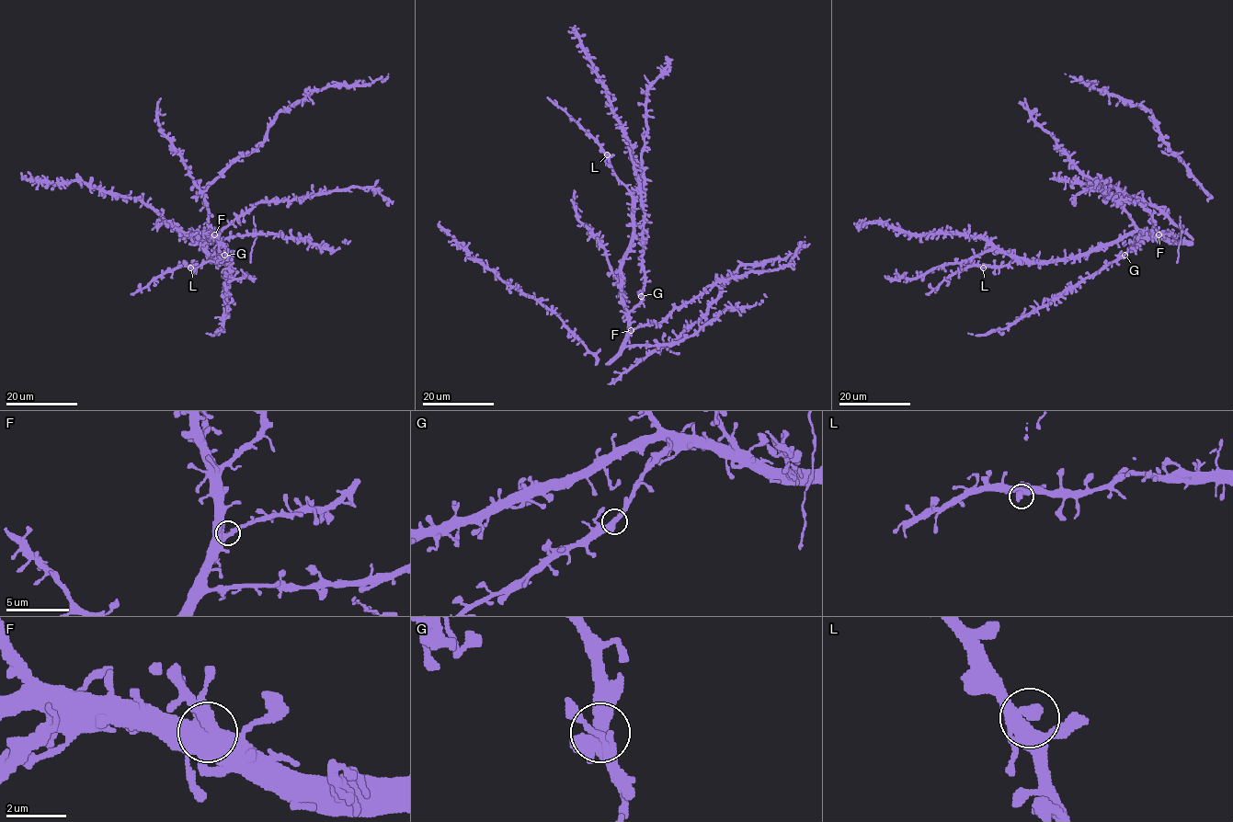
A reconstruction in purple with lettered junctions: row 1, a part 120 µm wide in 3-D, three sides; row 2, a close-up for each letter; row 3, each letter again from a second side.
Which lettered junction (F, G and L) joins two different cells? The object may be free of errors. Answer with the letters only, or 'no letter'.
no letter

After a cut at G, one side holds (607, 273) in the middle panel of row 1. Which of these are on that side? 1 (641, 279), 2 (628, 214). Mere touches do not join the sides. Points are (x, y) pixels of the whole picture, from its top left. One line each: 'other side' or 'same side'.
1: other side
2: same side

